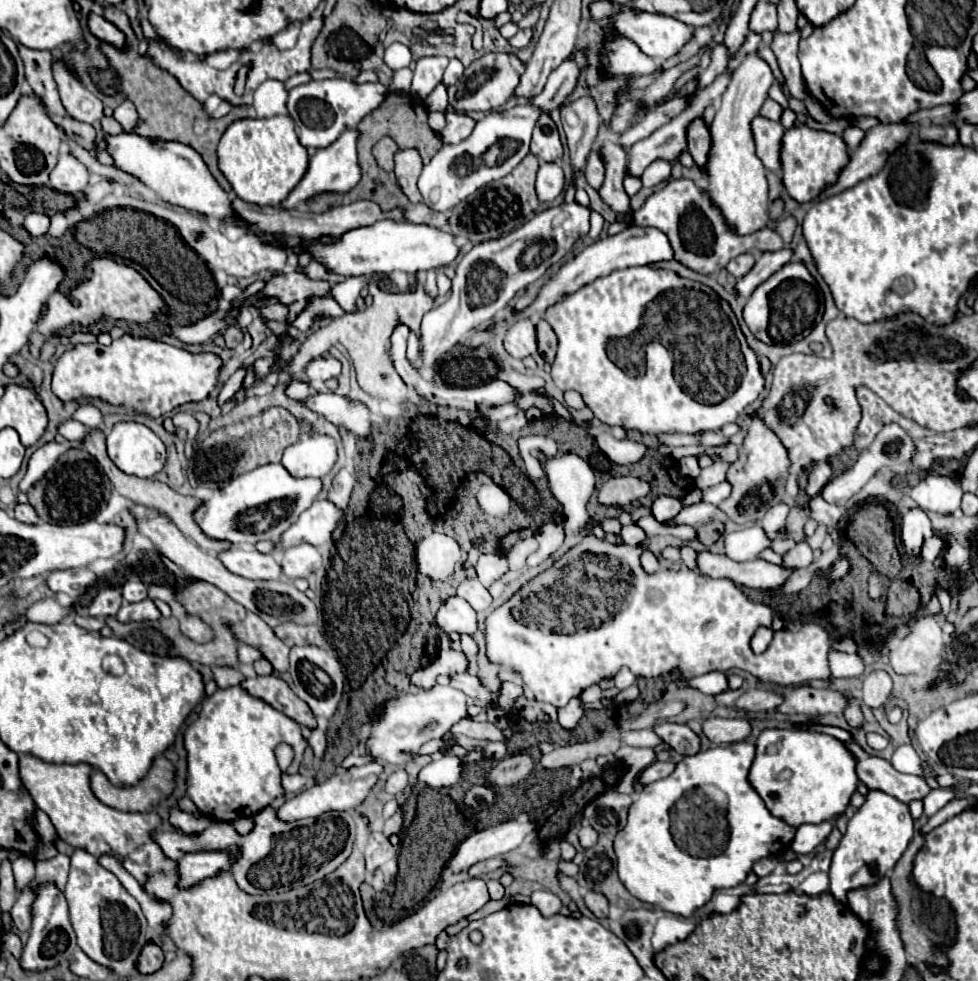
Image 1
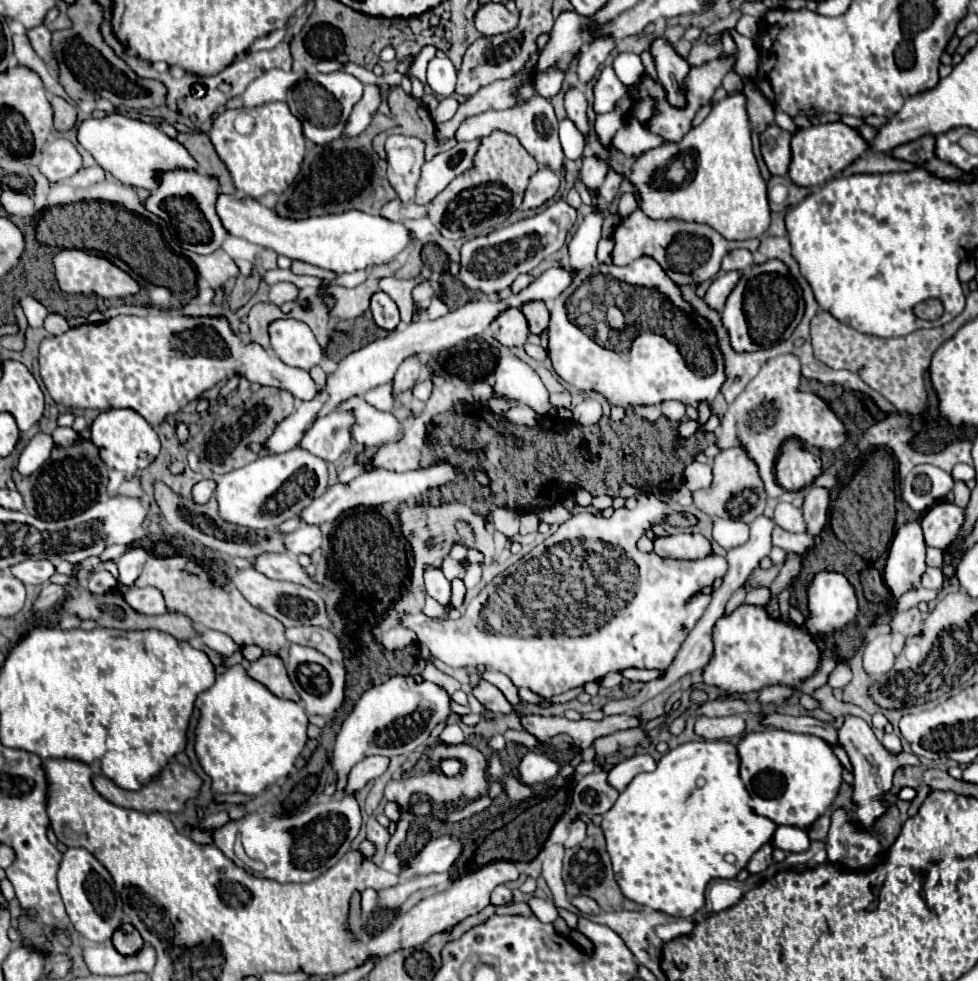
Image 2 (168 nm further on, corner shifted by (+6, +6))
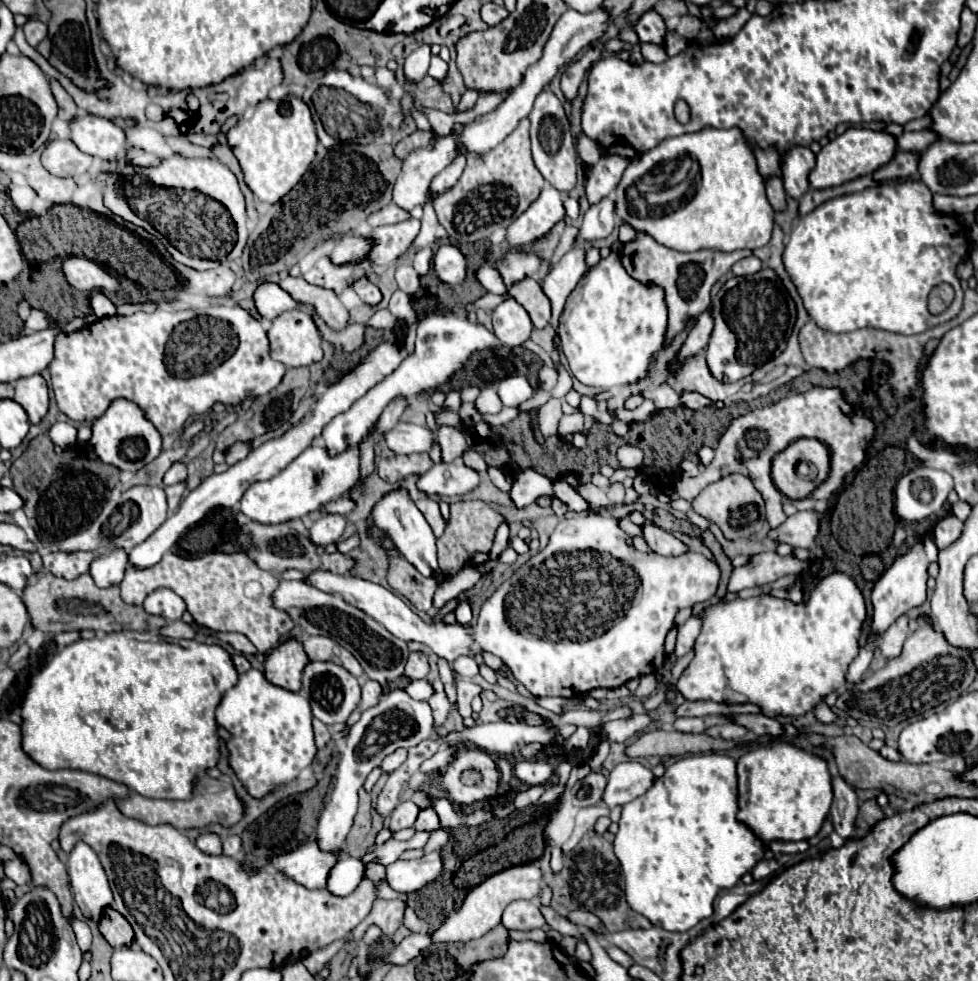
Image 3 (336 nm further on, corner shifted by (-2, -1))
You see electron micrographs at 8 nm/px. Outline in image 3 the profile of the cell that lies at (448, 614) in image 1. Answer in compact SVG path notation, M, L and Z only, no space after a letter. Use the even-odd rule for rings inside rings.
M399 490L399 492L393 492L389 496L385 496L375 508L373 508L373 514L371 514L373 522L385 530L393 542L397 544L399 552L405 556L407 562L411 562L425 578L429 576L435 576L439 572L439 560L437 560L437 546L435 546L435 536L431 532L431 526L427 524L425 516L419 512L419 508L409 500L409 496Z

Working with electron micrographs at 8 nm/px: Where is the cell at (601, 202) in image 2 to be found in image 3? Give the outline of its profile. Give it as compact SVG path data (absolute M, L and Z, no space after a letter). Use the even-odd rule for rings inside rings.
M603 198L601 202L593 204L585 212L585 220L583 220L583 226L581 226L581 232L579 232L579 244L595 242L599 238L609 236L615 226L617 226L615 200Z

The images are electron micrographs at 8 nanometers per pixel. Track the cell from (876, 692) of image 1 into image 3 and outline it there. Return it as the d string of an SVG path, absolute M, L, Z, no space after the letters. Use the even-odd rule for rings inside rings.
M901 616L881 636L879 650L881 650L883 658L885 660L887 658L897 658L901 654L901 648L903 648L905 638L907 638L907 616Z

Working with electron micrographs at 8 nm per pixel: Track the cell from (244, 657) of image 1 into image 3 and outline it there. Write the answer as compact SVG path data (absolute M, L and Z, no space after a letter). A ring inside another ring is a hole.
M181 620L169 622L165 628L161 628L161 634L171 636L171 638L187 638L187 640L195 640L195 630L193 630L189 624L181 622Z

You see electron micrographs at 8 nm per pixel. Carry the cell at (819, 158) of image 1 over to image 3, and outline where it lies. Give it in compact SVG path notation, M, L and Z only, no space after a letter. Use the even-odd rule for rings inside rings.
M847 128L841 136L833 138L827 146L817 152L817 164L809 174L811 188L829 188L843 182L855 180L865 174L873 174L877 168L887 164L897 150L895 138L885 132L865 130L865 128Z

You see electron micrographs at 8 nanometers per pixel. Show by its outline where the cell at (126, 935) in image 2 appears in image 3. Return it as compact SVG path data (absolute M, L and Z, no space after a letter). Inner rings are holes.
M105 908L103 918L99 922L99 930L105 936L105 940L113 946L113 948L121 948L121 946L131 946L133 944L133 928L131 924L113 908Z

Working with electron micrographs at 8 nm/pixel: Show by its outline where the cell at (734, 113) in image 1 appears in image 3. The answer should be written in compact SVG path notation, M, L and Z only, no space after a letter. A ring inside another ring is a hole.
M705 128L701 132L667 138L653 150L633 158L617 186L615 194L617 218L629 222L635 230L651 234L659 244L693 252L701 248L733 252L741 248L761 248L771 240L773 208L765 194L765 178L757 168L757 158L747 146L747 138L739 128L715 130Z

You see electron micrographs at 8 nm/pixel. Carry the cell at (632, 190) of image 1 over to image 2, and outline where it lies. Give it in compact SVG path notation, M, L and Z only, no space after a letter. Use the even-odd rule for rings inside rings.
M625 193L625 195L619 199L619 205L617 205L617 215L619 215L619 219L625 219L627 215L631 215L635 207L637 207L635 199Z

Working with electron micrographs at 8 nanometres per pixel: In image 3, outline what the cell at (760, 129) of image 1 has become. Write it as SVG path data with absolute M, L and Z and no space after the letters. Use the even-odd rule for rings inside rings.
M793 146L781 156L781 180L791 198L801 198L809 190L807 176L815 166L815 154L805 146Z

